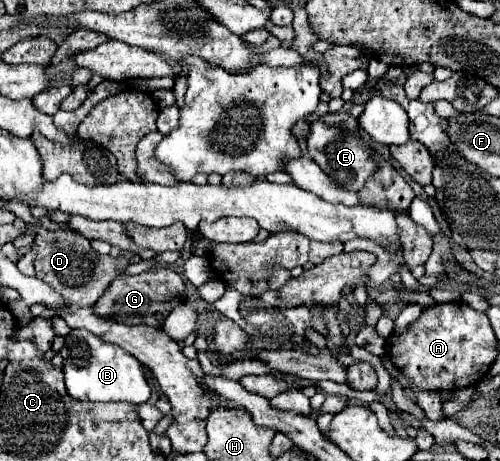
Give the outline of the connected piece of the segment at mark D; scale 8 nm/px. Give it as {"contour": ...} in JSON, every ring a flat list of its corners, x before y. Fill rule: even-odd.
{"contour":[[38,228,32,248,38,252,34,262,36,276,52,286,52,290,62,294,72,310,76,310,76,306,94,306,104,290,110,286,110,282,116,278,116,274,122,274,122,270,128,266,128,262,122,258,96,254,88,238,84,238,80,232,70,230]]}

